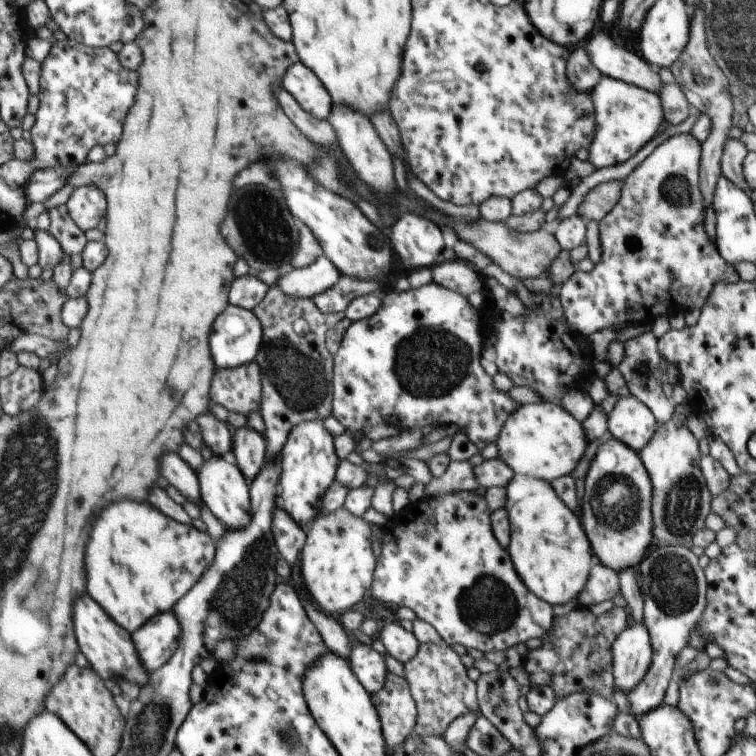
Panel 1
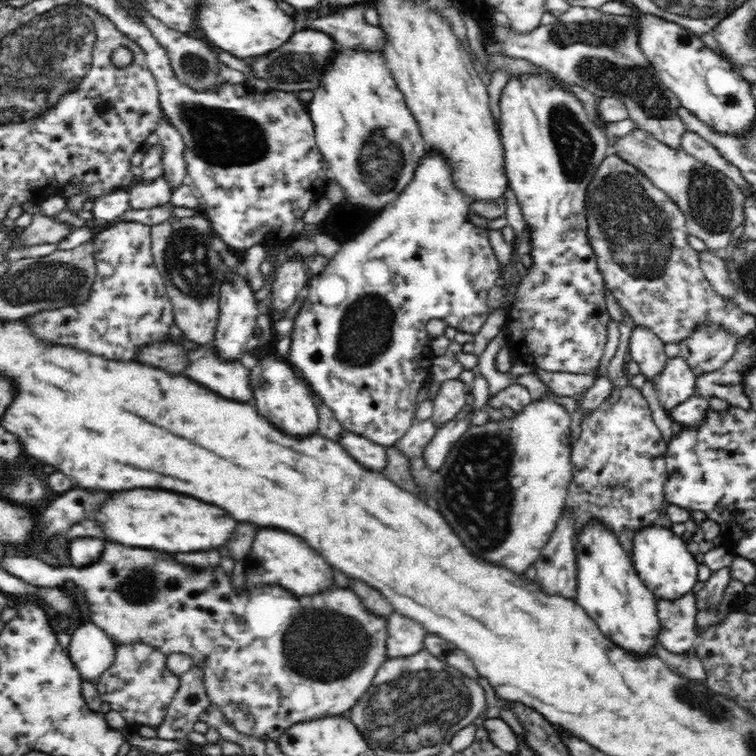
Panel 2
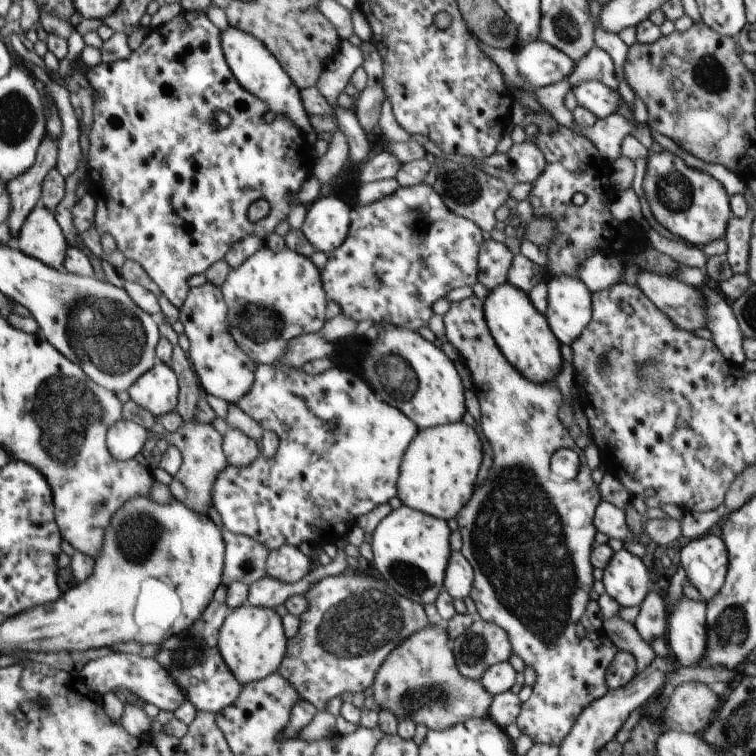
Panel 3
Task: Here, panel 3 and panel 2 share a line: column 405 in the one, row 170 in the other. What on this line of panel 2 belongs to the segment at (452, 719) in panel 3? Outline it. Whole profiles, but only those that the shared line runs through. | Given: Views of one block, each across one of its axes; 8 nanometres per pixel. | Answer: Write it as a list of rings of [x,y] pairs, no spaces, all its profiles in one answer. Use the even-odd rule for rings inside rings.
[[[641,129],[618,138],[610,154],[621,157],[640,169],[659,190],[662,190],[685,212],[688,232],[702,238],[708,250],[719,253],[733,244],[736,234],[744,227],[743,204],[746,195],[723,172],[708,167],[682,149],[672,149]]]

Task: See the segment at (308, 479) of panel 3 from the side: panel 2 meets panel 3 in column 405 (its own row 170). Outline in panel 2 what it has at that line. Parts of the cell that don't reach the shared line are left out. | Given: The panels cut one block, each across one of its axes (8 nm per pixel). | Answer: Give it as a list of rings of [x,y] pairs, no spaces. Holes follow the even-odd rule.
[[[426,151],[413,172],[410,184],[407,184],[406,188],[399,192],[398,198],[386,204],[384,210],[372,222],[368,223],[368,228],[365,228],[352,240],[341,243],[338,254],[330,259],[326,268],[320,274],[311,276],[307,285],[308,295],[294,318],[293,330],[290,333],[288,359],[294,365],[298,364],[298,370],[302,372],[302,378],[306,380],[313,394],[318,395],[320,401],[334,411],[334,416],[344,429],[348,429],[356,435],[368,437],[383,447],[394,445],[415,422],[418,392],[420,392],[420,388],[428,384],[431,376],[429,361],[432,354],[431,349],[426,349],[430,343],[426,330],[428,320],[432,318],[444,319],[448,326],[454,327],[457,331],[477,334],[492,311],[487,305],[488,291],[495,286],[496,280],[501,277],[500,262],[496,260],[494,250],[488,242],[488,232],[484,228],[476,228],[468,220],[473,198],[466,196],[465,192],[461,192],[458,190],[458,186],[454,185],[453,172],[450,171],[450,167],[450,161],[447,161],[442,153]]]

